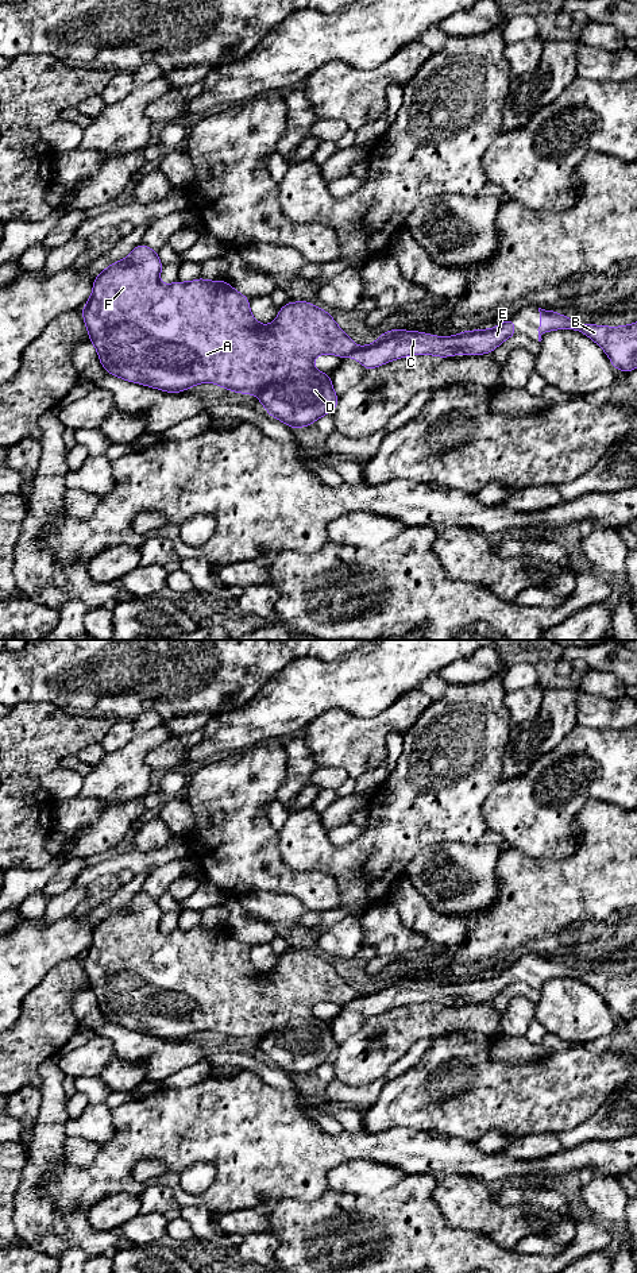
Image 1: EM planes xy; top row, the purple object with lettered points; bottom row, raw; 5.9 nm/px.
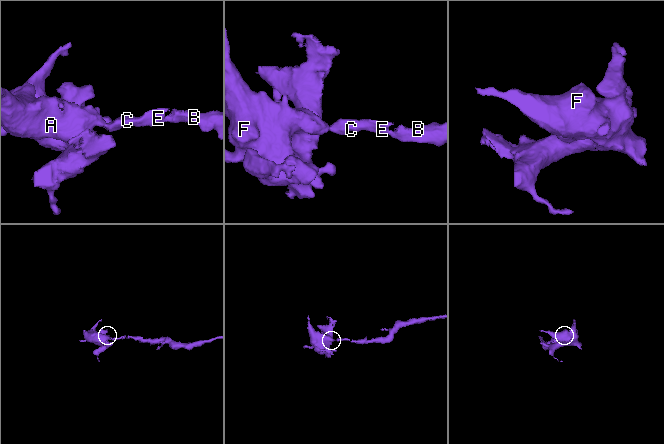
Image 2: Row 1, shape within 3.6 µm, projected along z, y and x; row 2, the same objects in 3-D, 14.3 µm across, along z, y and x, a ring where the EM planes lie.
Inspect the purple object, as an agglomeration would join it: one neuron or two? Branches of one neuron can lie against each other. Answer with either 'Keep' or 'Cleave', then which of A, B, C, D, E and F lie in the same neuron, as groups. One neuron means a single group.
Cleave. Groups: A D F / B C E

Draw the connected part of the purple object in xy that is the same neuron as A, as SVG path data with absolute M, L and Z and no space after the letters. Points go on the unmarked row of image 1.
M140 891L126 907L111 911L93 927L93 940L82 954L82 967L89 988L108 1022L167 1041L179 1041L194 1033L211 1030L229 1039L255 1042L267 1062L293 1077L314 1072L321 1064L335 1058L339 1045L331 1023L316 1018L312 1010L321 1002L343 1007L358 994L328 958L309 949L289 949L279 956L277 967L270 973L263 973L250 960L250 946L236 940L227 929L208 929L200 925L192 930L175 929L162 933L162 917L158 899Z

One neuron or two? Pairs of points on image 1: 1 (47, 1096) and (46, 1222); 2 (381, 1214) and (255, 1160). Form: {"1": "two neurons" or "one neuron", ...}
{"1": "one neuron", "2": "two neurons"}

